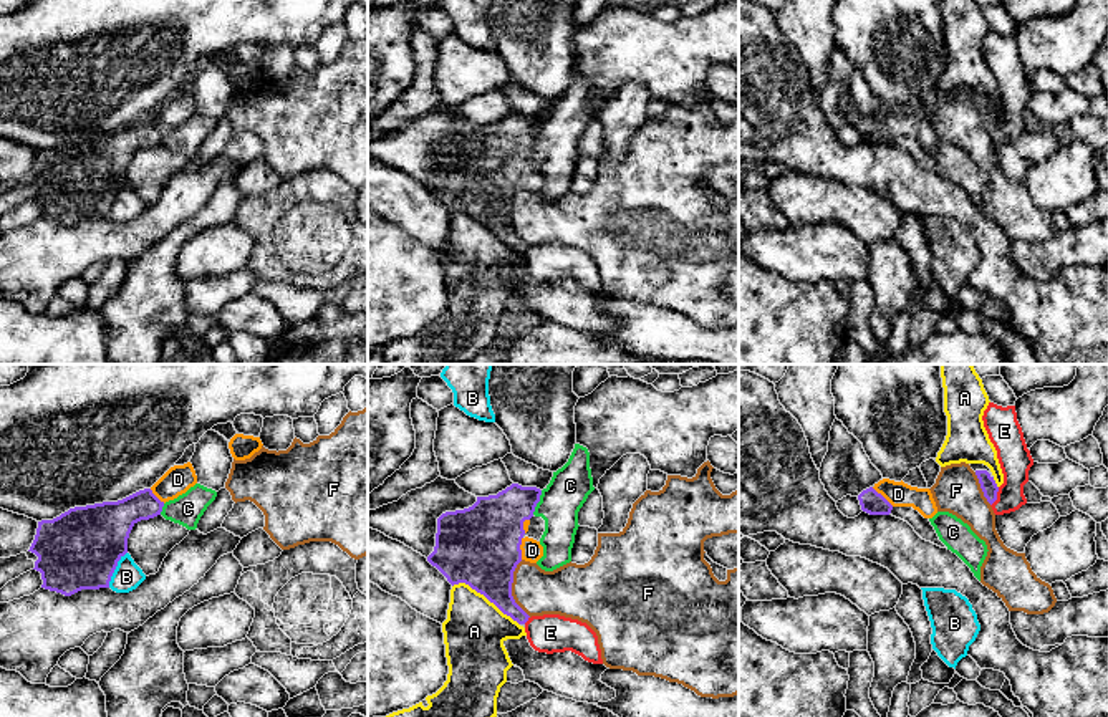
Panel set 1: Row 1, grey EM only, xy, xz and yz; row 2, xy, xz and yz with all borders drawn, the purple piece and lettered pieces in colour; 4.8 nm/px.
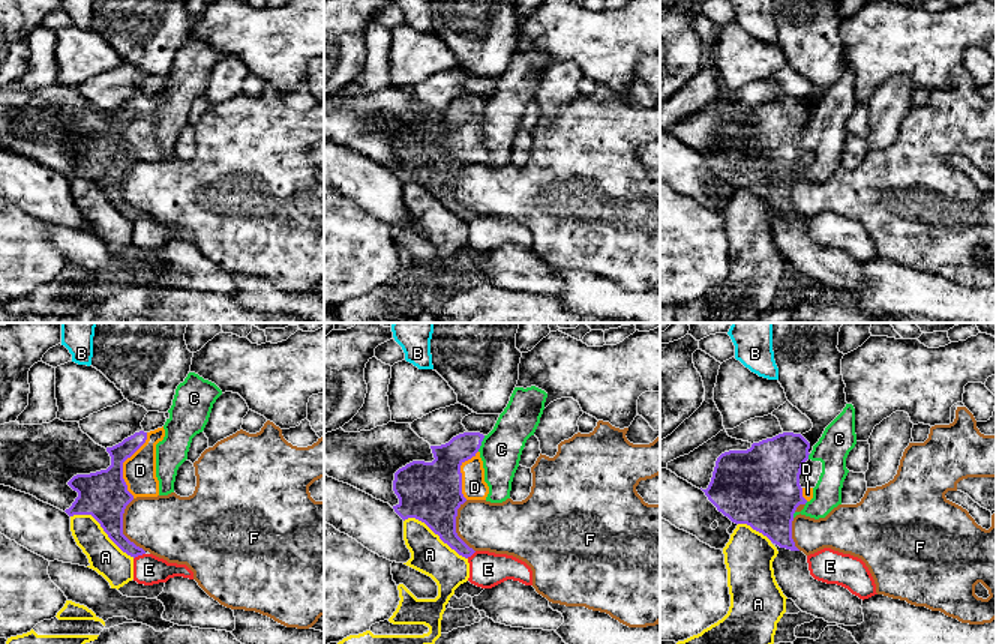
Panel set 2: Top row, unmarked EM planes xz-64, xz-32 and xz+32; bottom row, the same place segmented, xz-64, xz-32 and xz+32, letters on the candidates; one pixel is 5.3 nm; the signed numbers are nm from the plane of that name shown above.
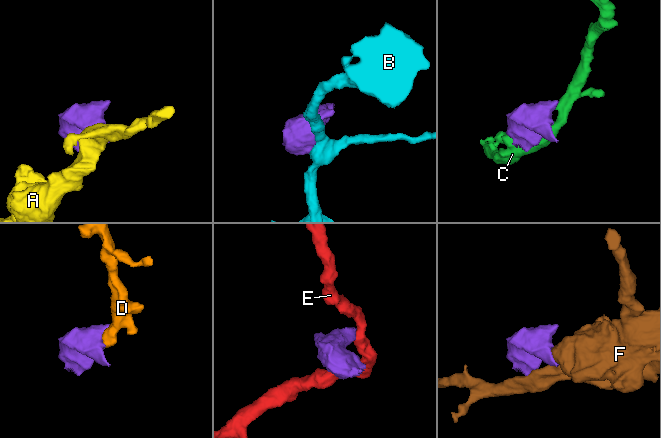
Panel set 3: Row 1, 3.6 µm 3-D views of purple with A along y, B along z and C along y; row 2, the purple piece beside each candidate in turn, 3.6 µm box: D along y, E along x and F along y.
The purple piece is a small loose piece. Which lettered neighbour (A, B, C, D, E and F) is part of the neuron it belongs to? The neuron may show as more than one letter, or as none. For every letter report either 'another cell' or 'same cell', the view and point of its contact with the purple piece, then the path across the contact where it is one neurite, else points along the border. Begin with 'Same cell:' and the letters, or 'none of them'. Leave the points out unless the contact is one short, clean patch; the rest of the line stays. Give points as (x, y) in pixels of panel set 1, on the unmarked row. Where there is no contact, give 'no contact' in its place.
Same cell: D
A: another cell | xz (486, 226) | along xz (452, 214), (469, 214), (519, 254)
B: another cell | xy (115, 197)
C: another cell | xz (539, 129)
D: same cell | xz (519, 178) | across xz (479, 174), (519, 178), (532, 179)
E: another cell | yz (996, 126) | along yz (999, 116), (997, 128), (991, 134)
F: another cell | xz (510, 217)

